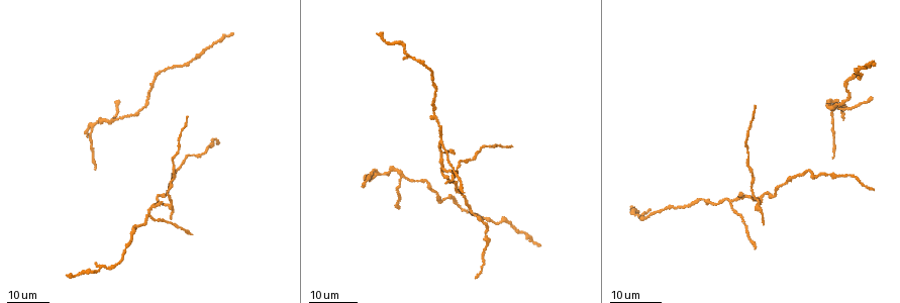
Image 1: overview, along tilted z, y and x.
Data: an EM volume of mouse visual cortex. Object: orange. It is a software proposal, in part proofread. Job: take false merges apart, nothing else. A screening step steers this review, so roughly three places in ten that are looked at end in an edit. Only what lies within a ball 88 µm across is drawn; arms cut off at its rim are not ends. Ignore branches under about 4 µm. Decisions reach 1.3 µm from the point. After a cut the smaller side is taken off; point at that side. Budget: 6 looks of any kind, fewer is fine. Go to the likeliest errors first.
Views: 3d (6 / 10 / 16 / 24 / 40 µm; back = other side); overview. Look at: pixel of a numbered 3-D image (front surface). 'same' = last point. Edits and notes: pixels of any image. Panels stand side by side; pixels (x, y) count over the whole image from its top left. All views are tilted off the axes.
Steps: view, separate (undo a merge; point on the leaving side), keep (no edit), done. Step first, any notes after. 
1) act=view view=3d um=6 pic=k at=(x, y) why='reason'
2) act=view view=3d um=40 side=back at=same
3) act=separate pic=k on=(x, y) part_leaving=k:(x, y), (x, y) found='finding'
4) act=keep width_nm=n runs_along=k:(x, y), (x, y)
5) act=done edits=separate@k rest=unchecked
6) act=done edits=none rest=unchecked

act=view view=3d um=16 pic=1 at=(441, 141) why='three arms meet'

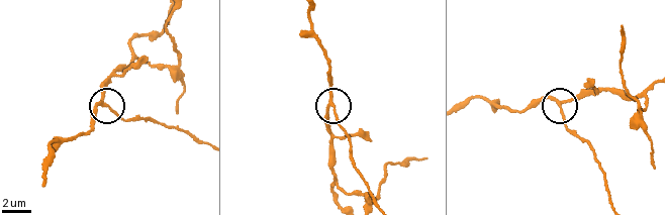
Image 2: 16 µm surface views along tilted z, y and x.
act=view view=3d um=10 pic=2 at=(559, 104)

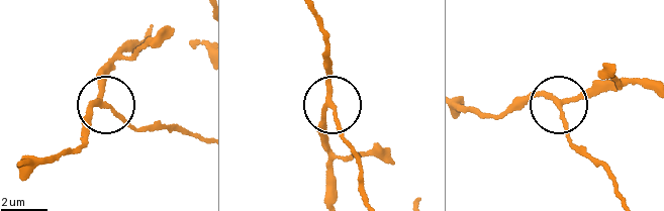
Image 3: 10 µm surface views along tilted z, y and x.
act=view view=3d um=6 pic=3 at=(557, 104)

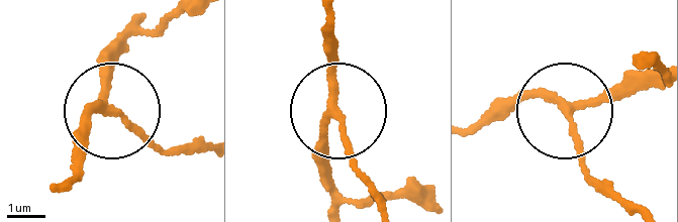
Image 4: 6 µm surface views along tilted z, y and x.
act=separate pic=4 on=(171, 148) width_nm=180 part_leaving=4:(128, 123), (172, 146), (200, 143) found='two neurons meet here'

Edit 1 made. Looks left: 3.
act=view view=overview

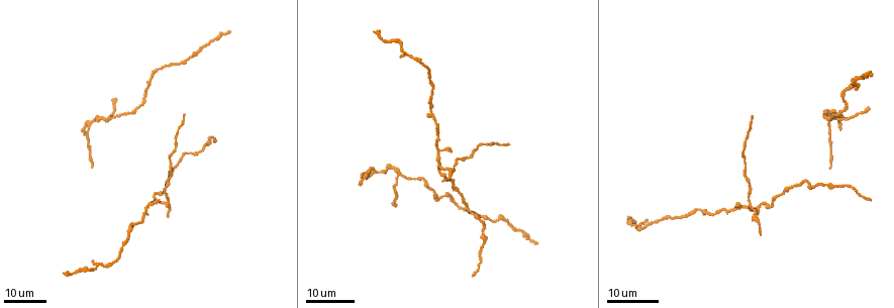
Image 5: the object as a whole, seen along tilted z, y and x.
act=view view=3d um=16 pic=5 at=(757, 208) why='branch point'

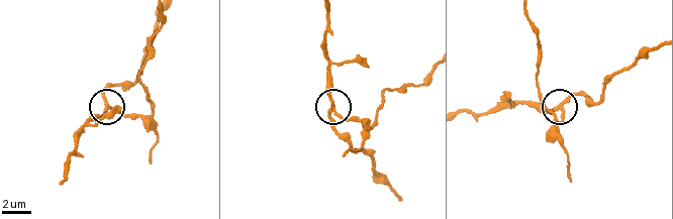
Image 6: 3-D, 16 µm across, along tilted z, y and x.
act=view view=3d um=10 pic=6 at=(560, 109)

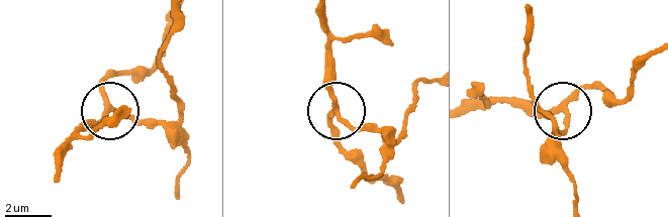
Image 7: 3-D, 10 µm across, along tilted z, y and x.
act=keep arms=3 runs_along=7:(658, 49), (624, 96), (597, 87), (583, 91), (551, 137) found='one neuron here'

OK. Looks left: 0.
act=done edits=separate@4 rest=unchecked

